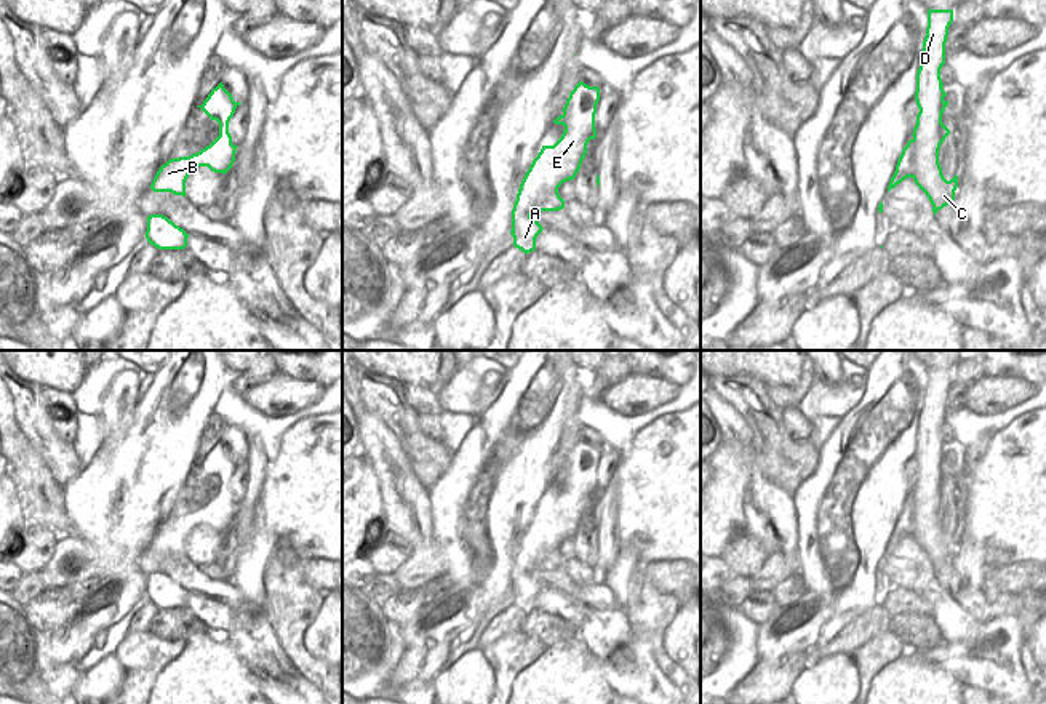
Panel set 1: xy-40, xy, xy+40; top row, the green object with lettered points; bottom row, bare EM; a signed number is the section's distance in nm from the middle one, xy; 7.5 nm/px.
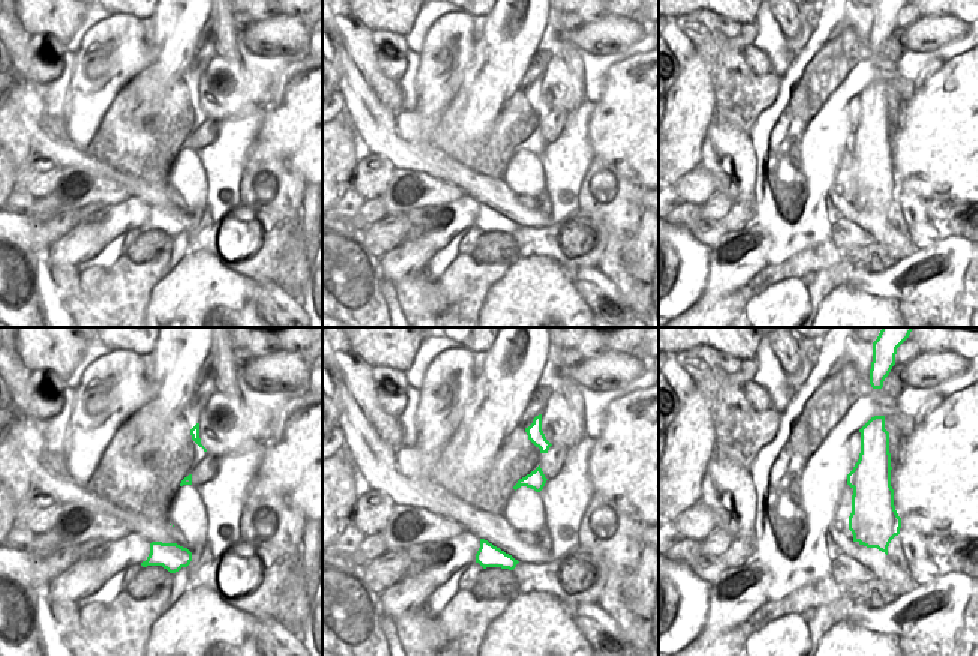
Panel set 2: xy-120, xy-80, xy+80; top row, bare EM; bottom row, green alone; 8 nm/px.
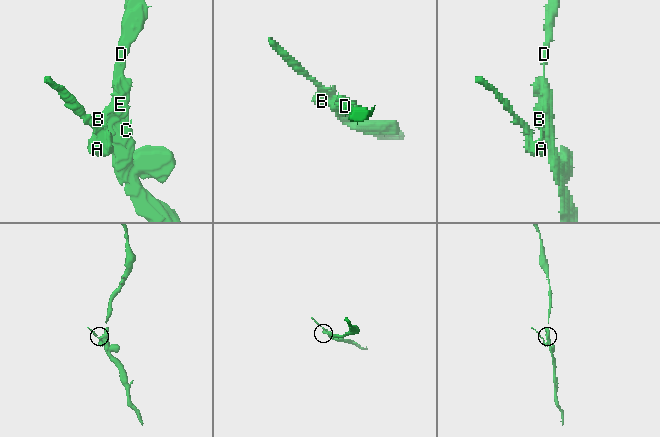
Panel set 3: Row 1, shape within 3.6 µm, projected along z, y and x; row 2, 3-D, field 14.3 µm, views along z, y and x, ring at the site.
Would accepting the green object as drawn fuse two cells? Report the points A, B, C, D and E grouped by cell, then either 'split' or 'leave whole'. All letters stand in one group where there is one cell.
A B E / C D; split

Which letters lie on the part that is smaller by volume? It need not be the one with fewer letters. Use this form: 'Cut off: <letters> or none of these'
Cut off: A, B, E.

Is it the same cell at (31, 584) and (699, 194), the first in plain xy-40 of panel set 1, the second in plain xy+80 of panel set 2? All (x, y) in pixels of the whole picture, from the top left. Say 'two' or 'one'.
two

